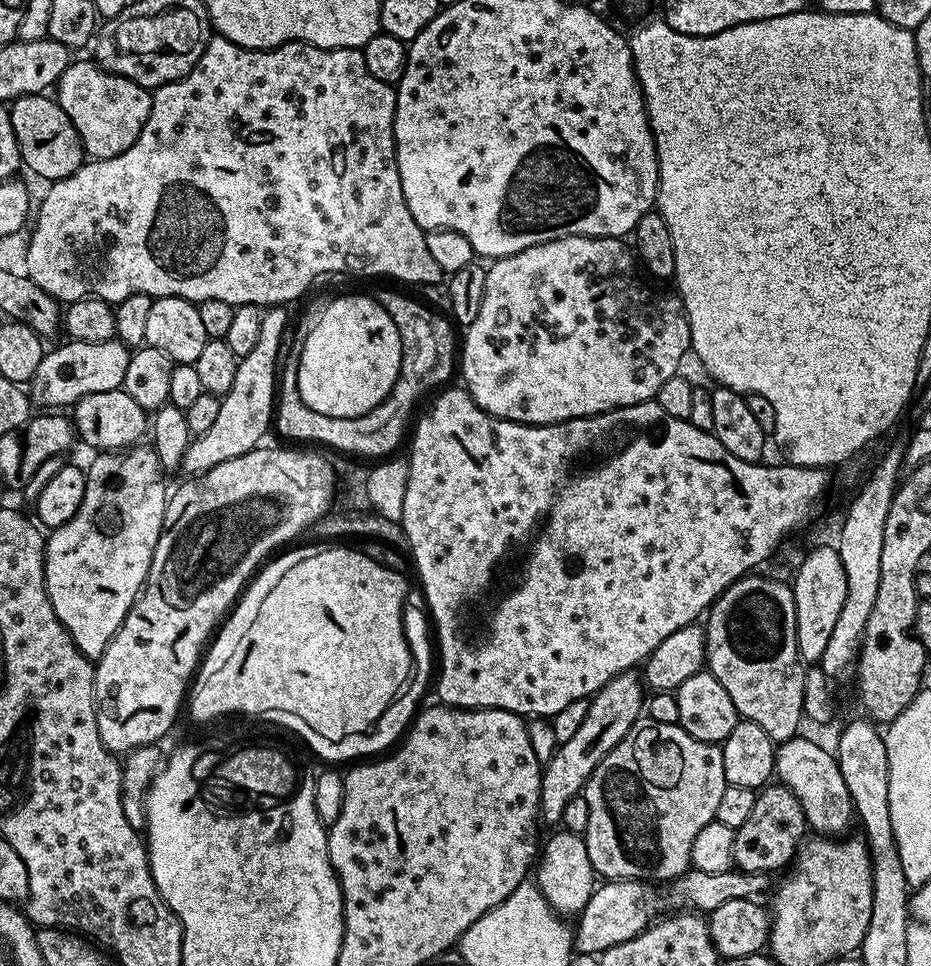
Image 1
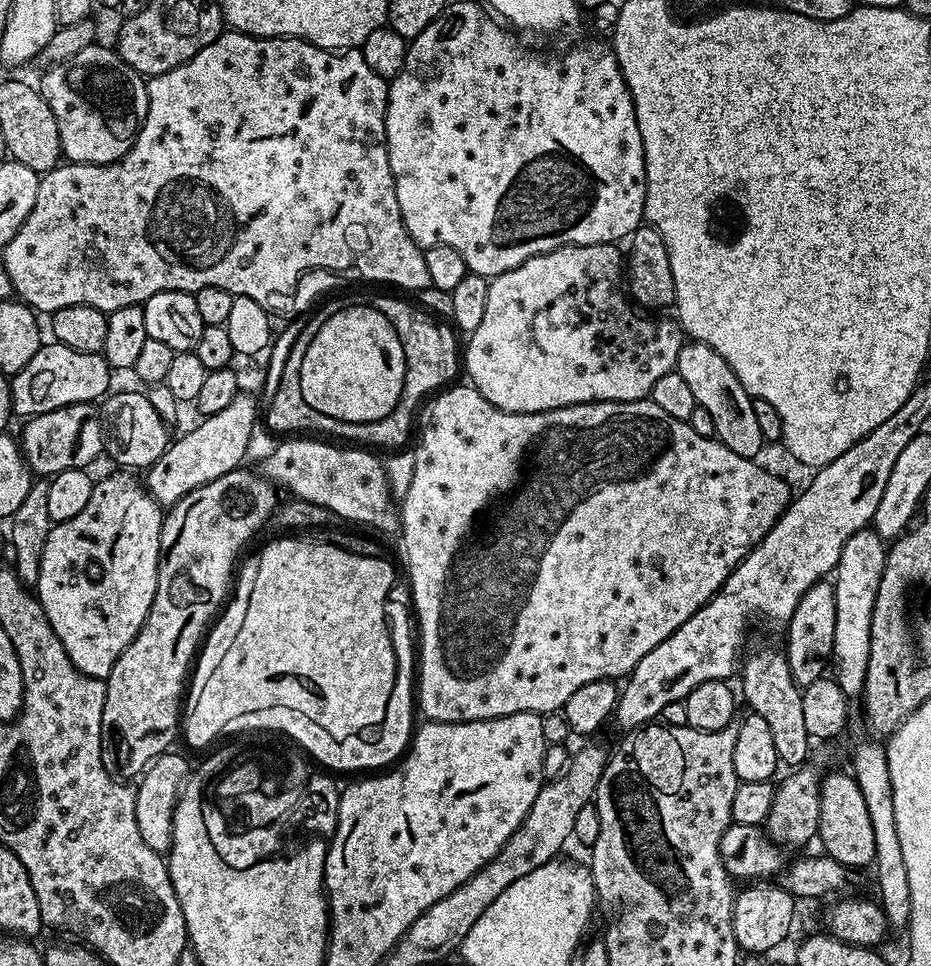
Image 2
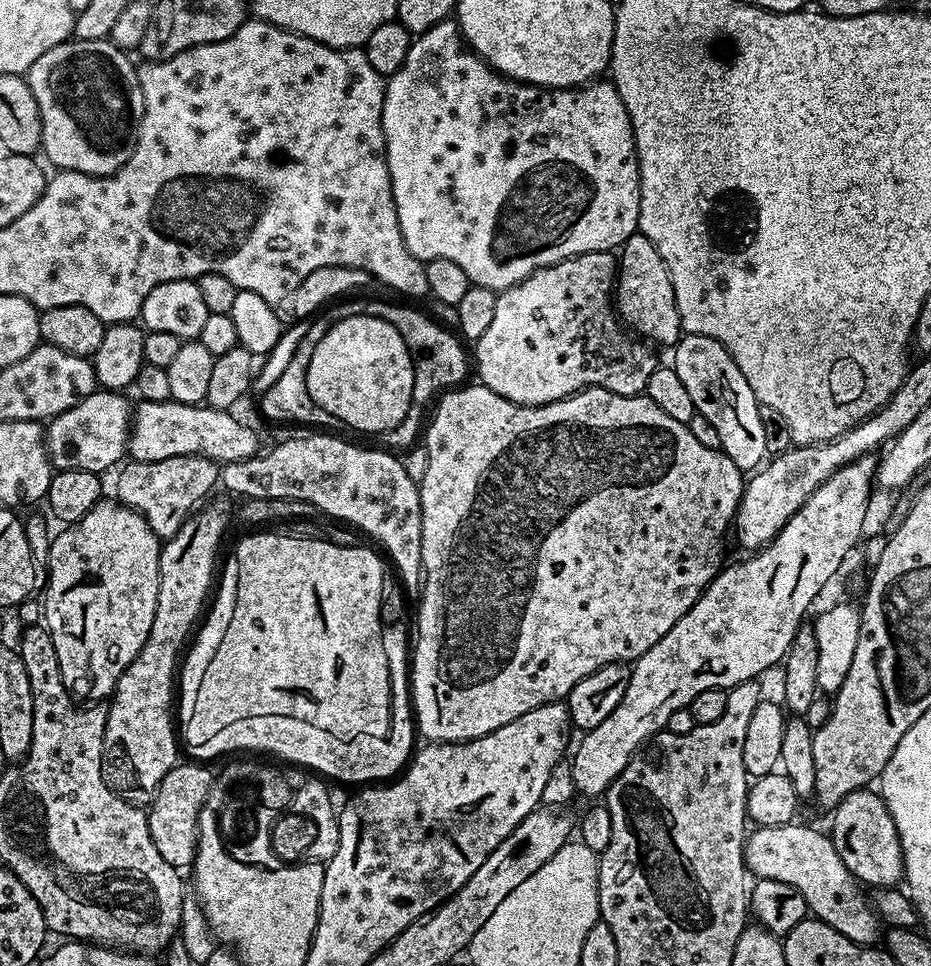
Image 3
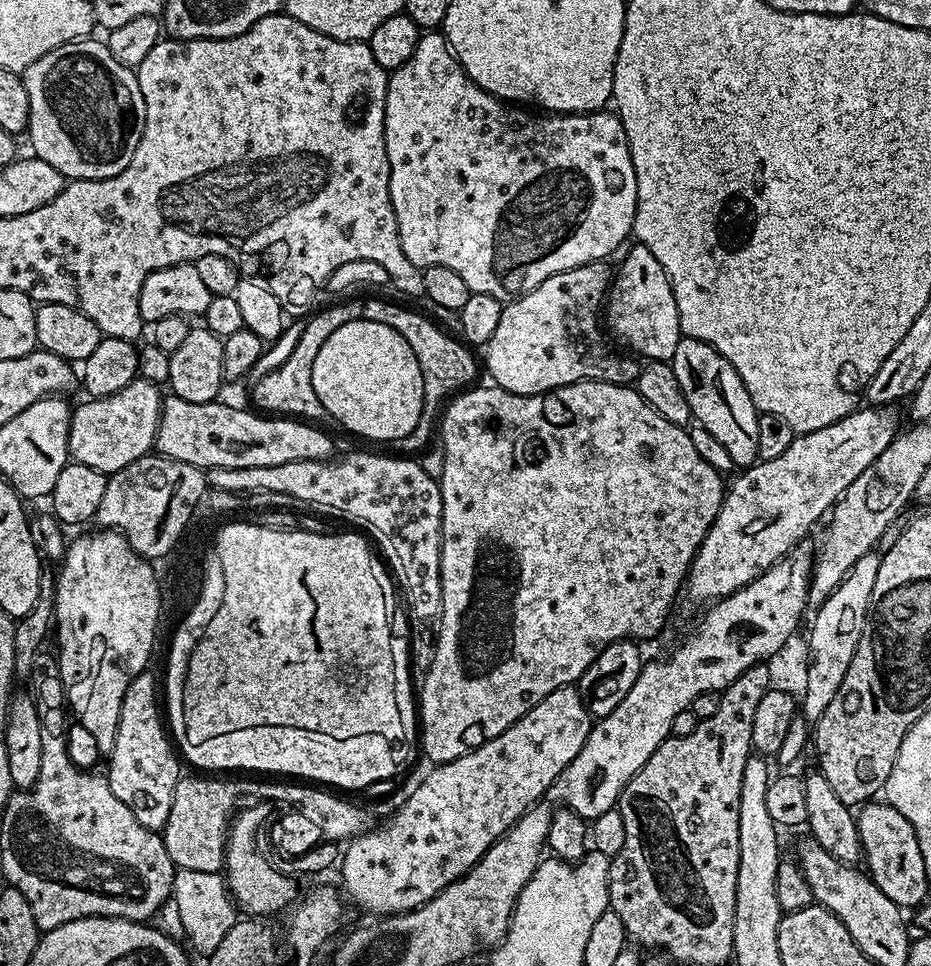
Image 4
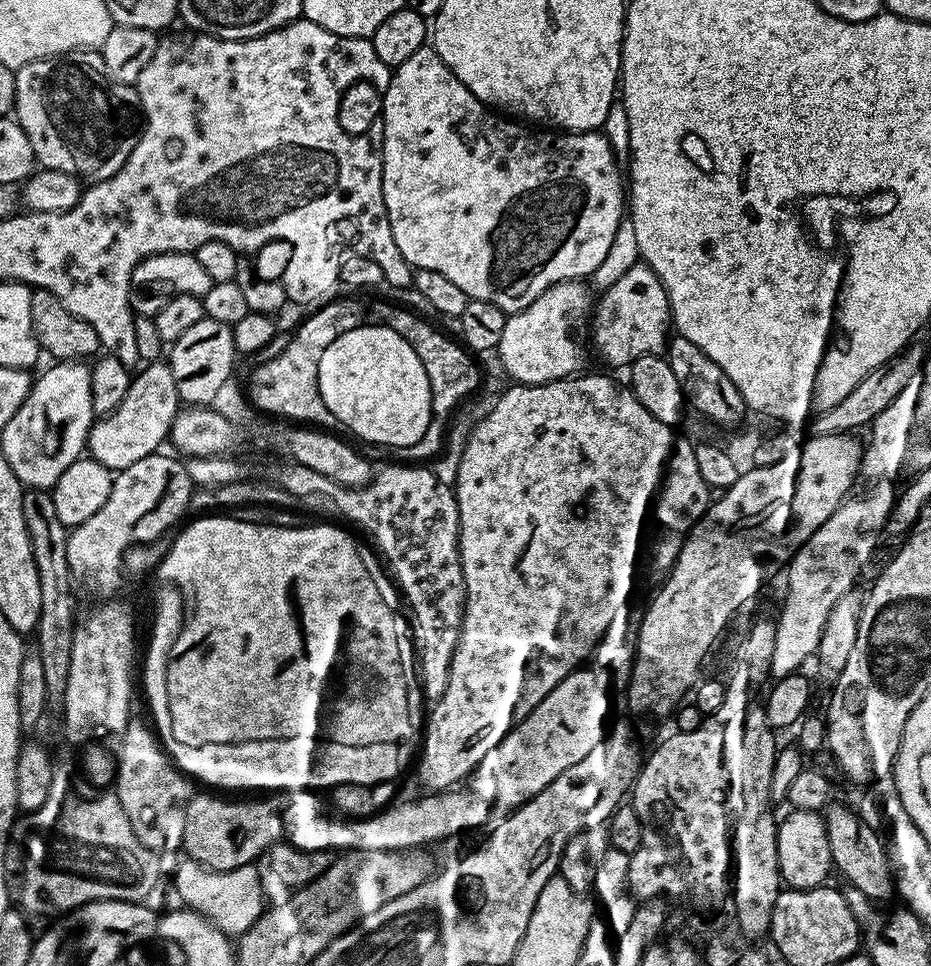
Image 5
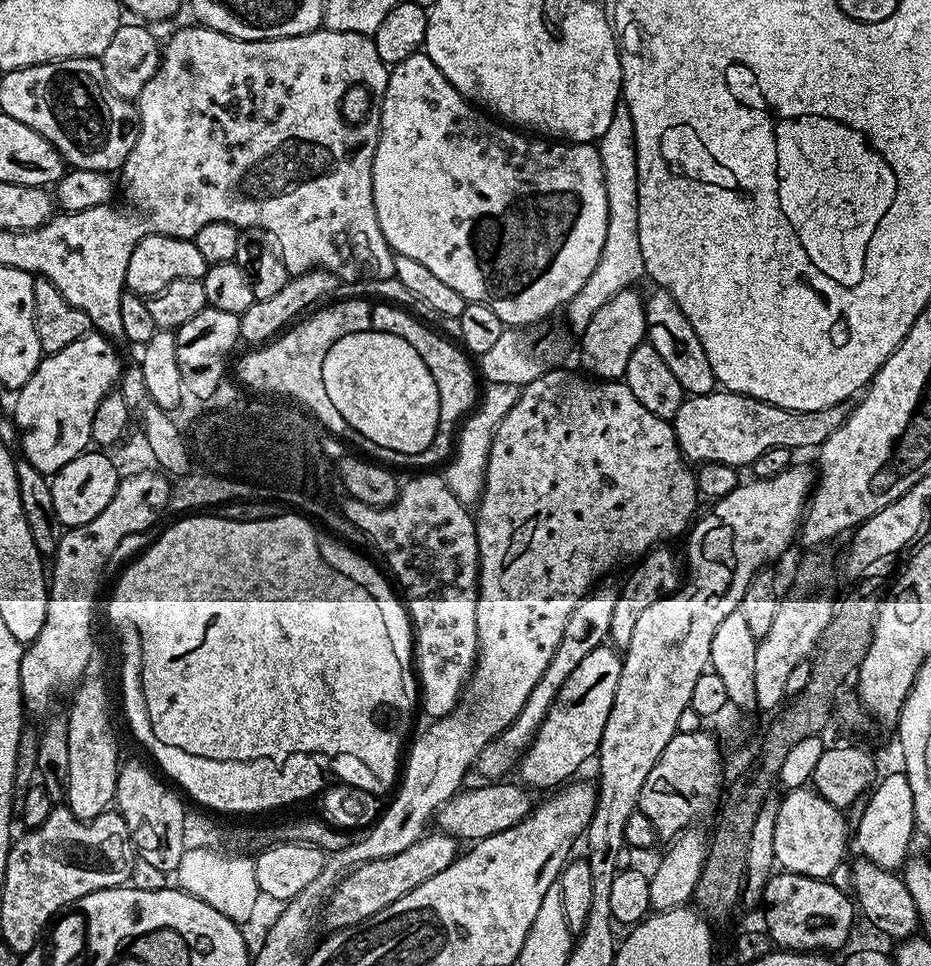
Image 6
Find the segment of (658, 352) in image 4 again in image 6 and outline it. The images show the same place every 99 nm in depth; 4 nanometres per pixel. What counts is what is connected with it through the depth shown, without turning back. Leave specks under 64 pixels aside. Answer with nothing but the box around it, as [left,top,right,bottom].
[578,288,648,382]

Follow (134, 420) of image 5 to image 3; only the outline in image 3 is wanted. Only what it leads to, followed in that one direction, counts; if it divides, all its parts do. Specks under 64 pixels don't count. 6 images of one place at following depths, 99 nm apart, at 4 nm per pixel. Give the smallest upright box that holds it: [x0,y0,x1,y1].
[44,390,134,474]

